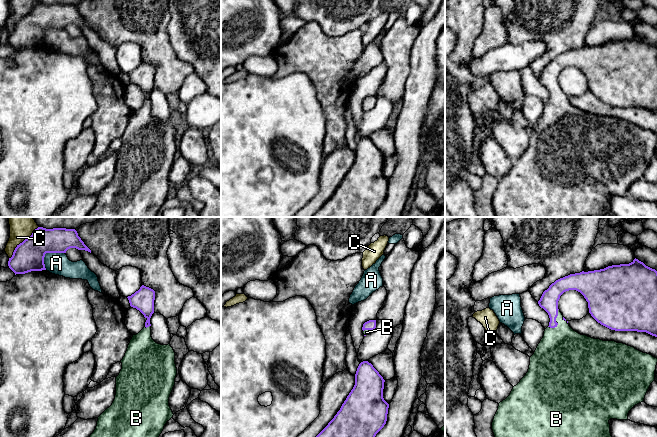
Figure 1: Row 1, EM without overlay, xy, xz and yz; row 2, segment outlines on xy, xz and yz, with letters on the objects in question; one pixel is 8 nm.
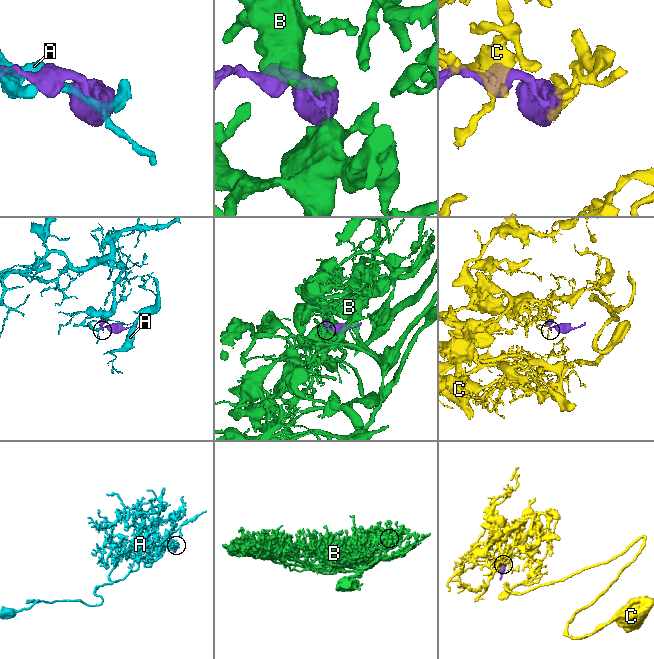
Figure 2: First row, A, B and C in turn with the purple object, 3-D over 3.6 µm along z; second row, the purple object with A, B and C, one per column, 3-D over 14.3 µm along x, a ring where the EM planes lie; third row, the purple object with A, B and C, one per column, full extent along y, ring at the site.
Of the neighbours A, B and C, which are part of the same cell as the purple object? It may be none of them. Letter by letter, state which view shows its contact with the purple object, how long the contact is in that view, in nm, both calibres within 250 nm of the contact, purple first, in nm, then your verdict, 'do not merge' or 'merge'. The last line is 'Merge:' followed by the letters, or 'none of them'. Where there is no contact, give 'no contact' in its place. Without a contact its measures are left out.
A: contact in xy; length 220 nm; calibres 240 and 180 nm; do not merge
B: contact in yz; length 170 nm; calibres 140 and 380 nm; merge
C: contact in xy; length 360 nm; calibres 240 and 140 nm; do not merge
Merge: B

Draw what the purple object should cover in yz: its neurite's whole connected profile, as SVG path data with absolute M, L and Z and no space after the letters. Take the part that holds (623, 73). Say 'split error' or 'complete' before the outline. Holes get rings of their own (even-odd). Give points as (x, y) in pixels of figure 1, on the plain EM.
split error; M634 35L629 40L620 40L608 42L604 45L580 48L570 50L552 59L547 66L545 66L538 77L538 80L549 91L549 102L544 107L544 112L538 120L534 130L530 133L530 141L526 151L520 158L513 163L510 171L499 179L498 186L492 198L492 206L497 217L605 217L612 214L610 209L610 195L628 196L629 187L637 180L644 177L645 171L653 157L655 157L655 146L657 141L657 134L650 130L643 129L634 123L615 117L603 117L594 115L586 111L581 111L574 107L568 100L568 97L563 93L558 85L558 77L560 72L569 66L576 66L580 68L588 78L589 89L601 101L615 107L637 107L646 108L652 112L657 113L657 47L646 42L638 35Z

